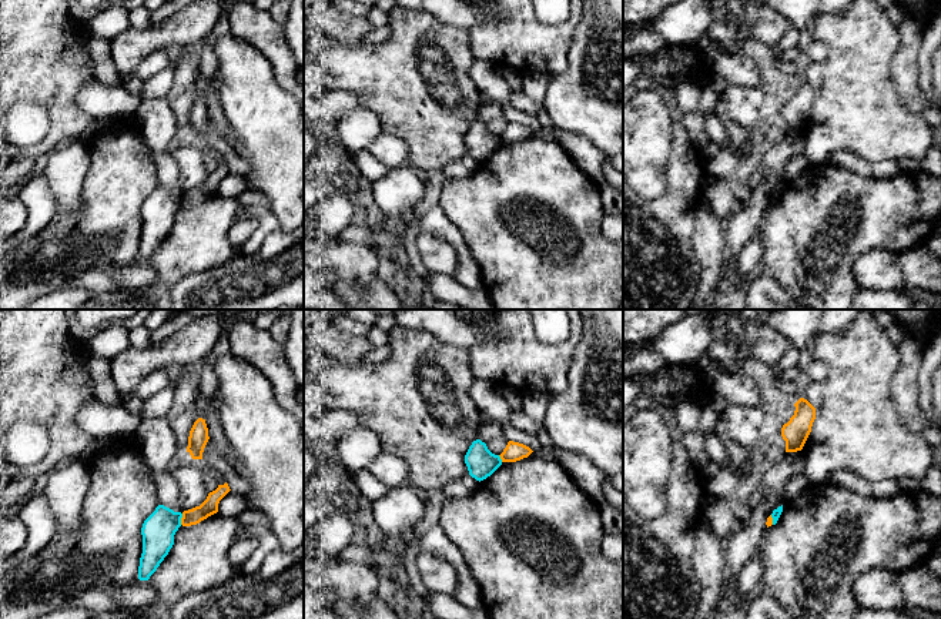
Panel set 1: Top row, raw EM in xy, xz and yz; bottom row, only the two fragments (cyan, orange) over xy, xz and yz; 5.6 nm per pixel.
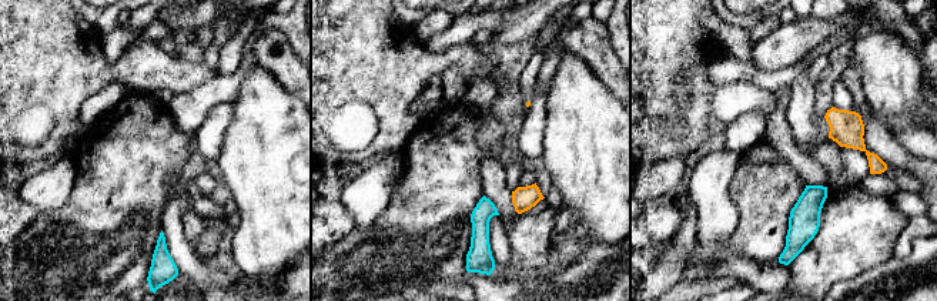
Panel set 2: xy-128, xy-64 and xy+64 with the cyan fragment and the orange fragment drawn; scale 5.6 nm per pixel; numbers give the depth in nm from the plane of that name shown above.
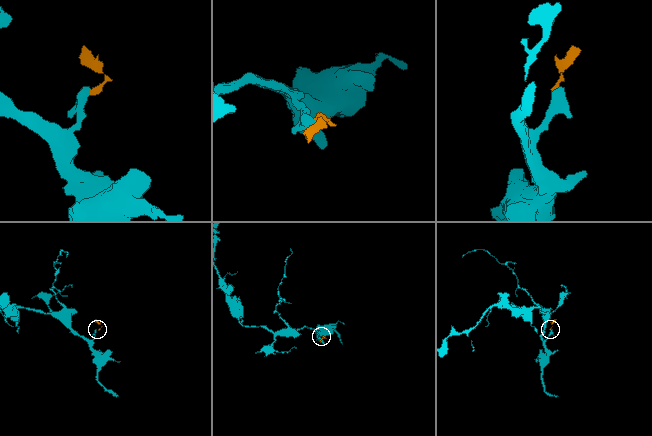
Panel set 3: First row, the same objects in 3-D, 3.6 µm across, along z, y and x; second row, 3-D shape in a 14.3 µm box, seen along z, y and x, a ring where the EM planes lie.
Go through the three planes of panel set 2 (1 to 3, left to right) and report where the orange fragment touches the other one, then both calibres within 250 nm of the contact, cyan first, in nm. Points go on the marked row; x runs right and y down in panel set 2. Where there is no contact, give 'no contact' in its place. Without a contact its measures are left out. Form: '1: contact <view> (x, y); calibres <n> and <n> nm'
1: no contact
2: no contact
3: no contact

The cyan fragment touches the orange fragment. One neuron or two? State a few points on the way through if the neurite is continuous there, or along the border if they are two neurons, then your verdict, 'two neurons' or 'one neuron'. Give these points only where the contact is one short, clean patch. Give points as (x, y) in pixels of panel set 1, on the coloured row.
border xy (183, 514), (180, 524); two neurons

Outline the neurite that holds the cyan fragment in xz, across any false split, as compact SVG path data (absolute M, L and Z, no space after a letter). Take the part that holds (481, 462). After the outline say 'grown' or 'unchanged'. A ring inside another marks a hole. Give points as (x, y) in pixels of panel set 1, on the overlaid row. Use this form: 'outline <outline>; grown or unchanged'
outline M476 439L465 455L465 464L469 475L480 482L502 465L502 459L499 455L492 454L485 442Z; unchanged

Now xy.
outline M158 505L144 521L141 528L143 553L138 566L138 579L148 580L174 545L174 535L181 526L181 512Z; unchanged

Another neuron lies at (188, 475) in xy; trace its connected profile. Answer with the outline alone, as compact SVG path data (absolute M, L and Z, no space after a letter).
M188 458L175 461L171 475L180 489L182 511L200 506L207 499L202 468L195 461Z

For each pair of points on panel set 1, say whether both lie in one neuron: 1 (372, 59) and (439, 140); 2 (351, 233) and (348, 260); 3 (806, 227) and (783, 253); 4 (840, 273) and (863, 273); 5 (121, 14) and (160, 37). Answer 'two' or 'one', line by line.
1: one
2: two
3: one
4: two
5: two

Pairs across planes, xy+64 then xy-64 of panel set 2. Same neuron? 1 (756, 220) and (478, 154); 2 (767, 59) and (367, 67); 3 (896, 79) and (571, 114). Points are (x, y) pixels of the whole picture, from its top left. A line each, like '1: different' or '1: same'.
1: same
2: different
3: same

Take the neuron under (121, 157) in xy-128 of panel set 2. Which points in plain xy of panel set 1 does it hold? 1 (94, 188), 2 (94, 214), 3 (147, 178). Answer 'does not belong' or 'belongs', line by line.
1: belongs
2: belongs
3: belongs

